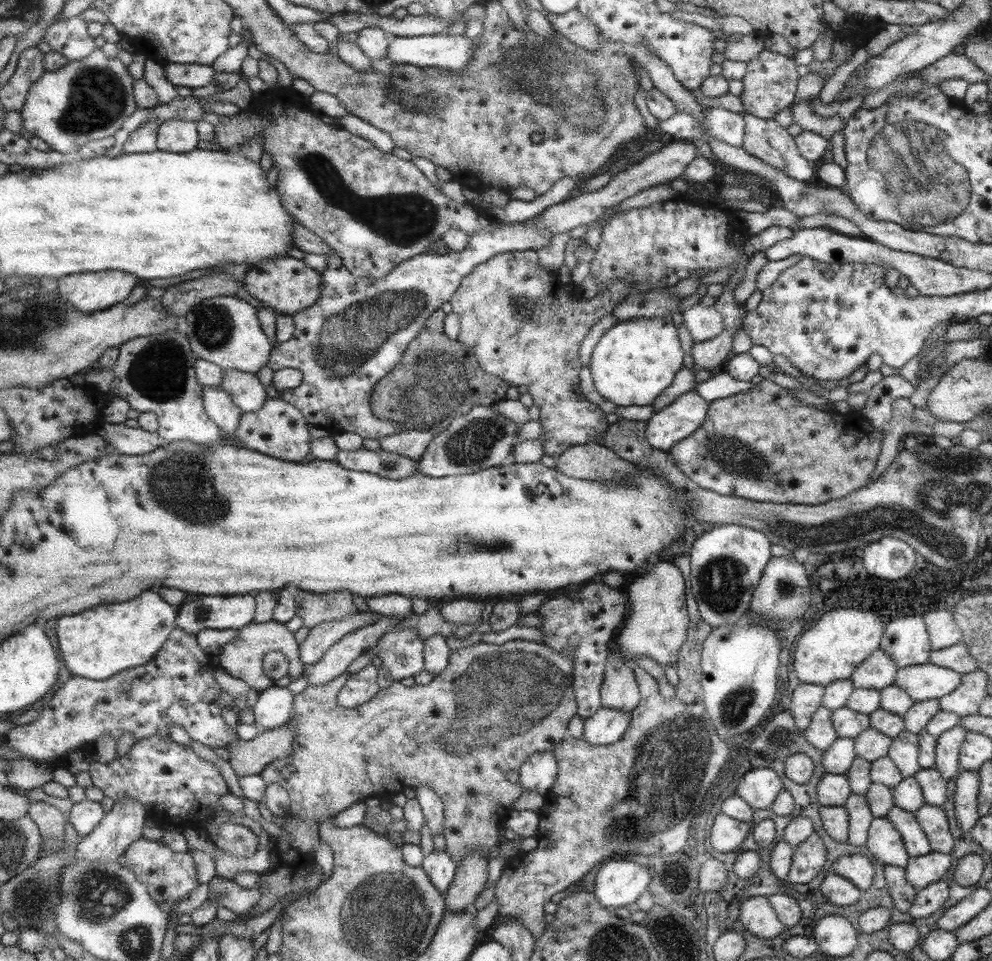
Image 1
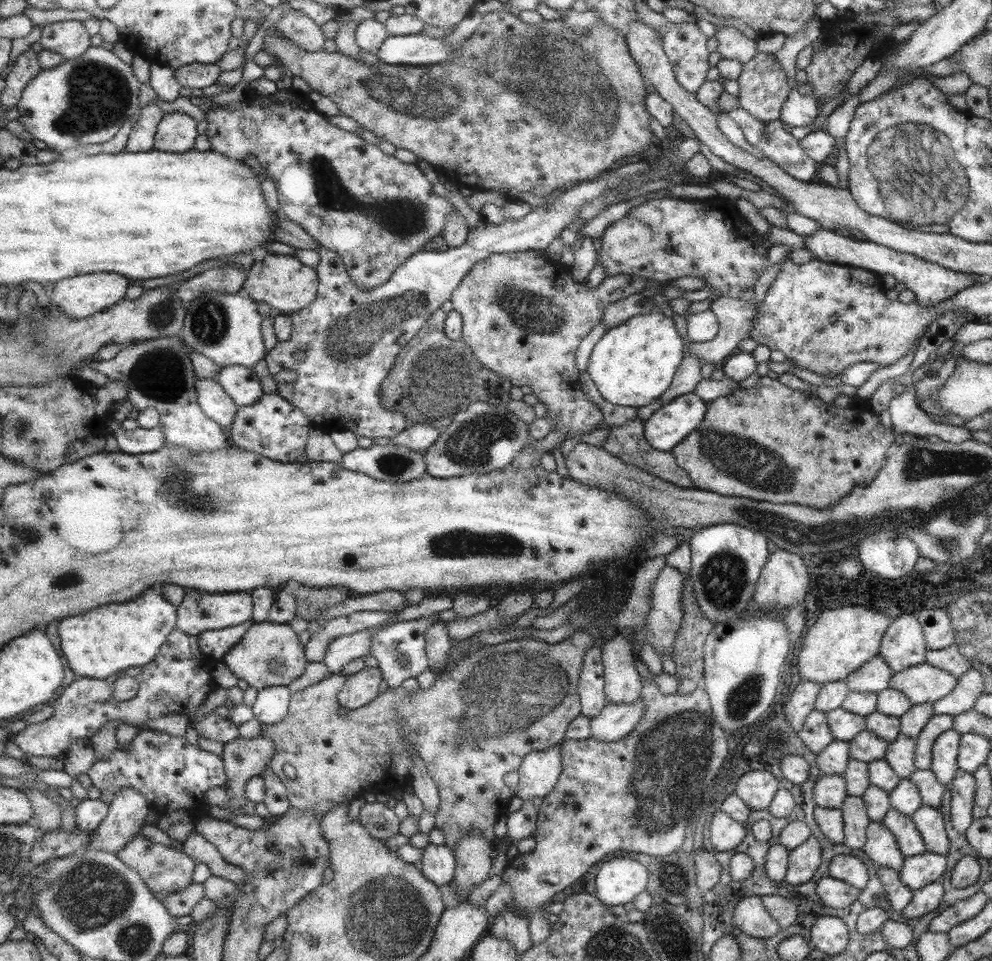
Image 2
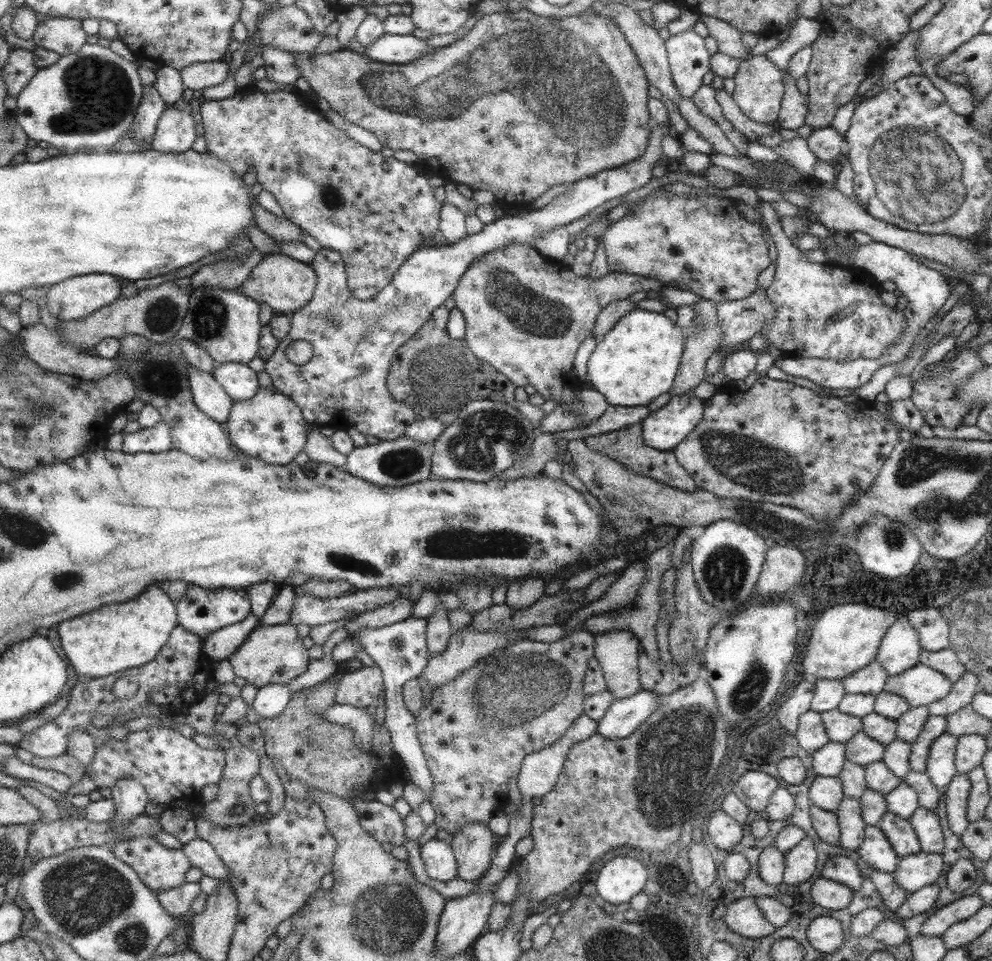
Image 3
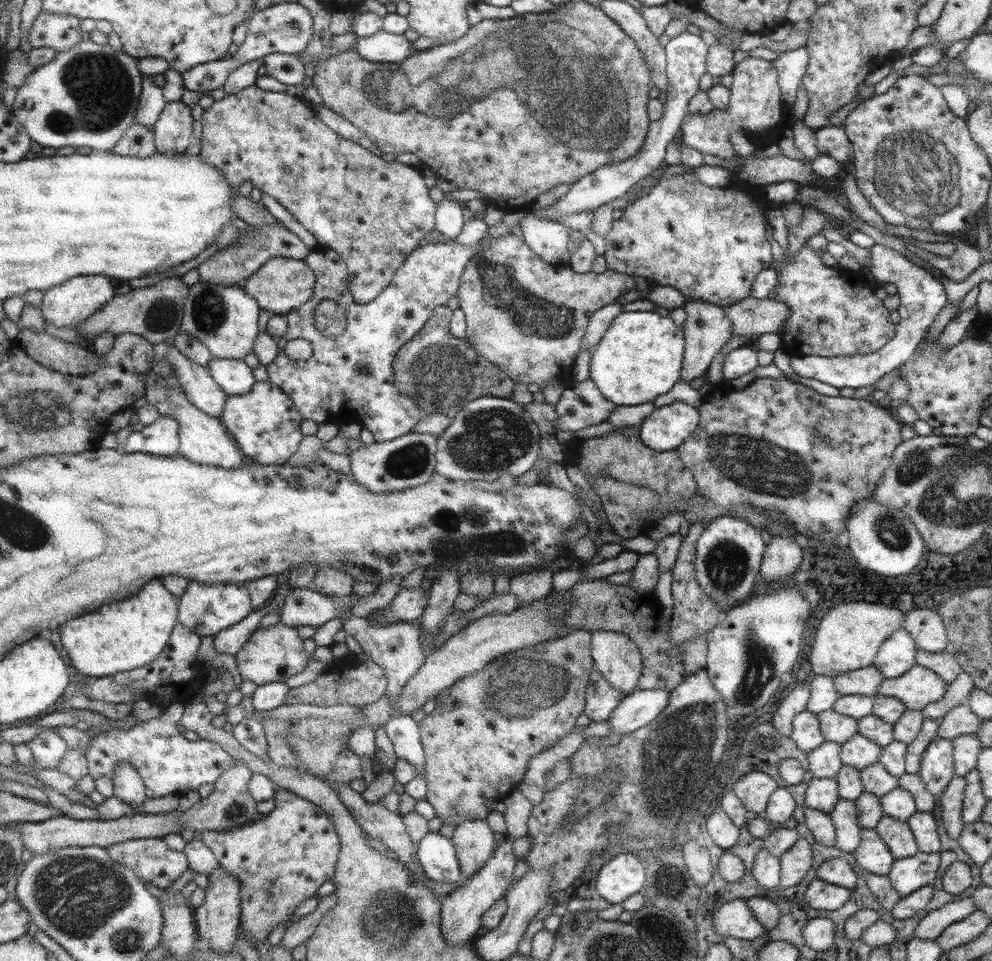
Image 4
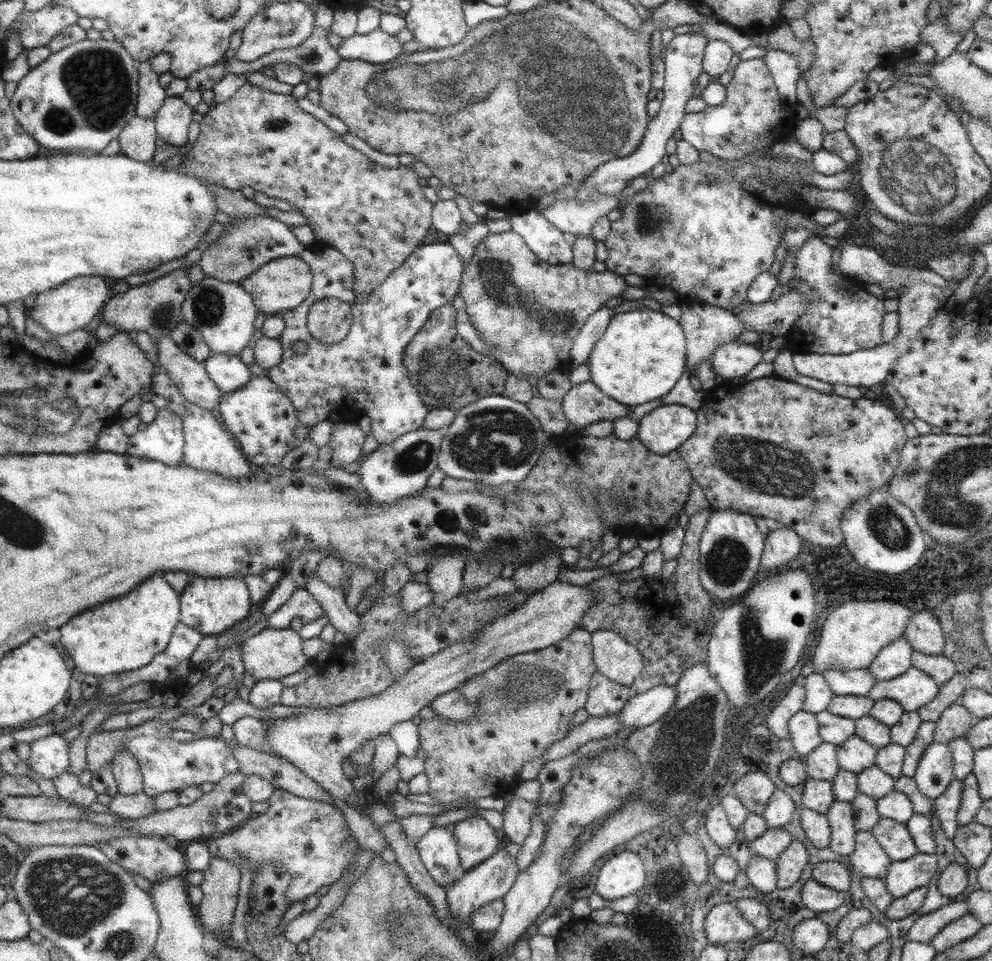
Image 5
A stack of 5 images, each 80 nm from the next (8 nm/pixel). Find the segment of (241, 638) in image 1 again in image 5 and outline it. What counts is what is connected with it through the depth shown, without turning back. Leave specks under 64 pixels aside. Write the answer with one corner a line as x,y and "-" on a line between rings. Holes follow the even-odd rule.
267,627
263,632
252,636
243,642
243,660
247,672
256,681
280,680
281,677
291,676
306,668
310,662
308,655
304,653
304,642
301,635
292,629
281,629

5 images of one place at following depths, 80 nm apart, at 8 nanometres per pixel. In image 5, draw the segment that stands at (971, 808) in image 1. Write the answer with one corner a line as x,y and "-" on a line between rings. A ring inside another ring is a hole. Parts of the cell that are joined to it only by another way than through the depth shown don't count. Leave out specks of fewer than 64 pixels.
954,778
945,792
933,800
932,813
935,813
944,836
949,839
953,839
955,832
958,832
959,826
955,818
957,818
961,791
962,782

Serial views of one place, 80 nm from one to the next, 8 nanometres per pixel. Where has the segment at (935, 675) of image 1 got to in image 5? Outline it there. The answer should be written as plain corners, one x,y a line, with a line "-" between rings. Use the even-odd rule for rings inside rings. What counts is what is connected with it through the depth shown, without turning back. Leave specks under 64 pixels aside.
910,666
899,677
876,681
867,697
873,701
889,698
897,702
904,712
909,712
933,700
937,689
930,676

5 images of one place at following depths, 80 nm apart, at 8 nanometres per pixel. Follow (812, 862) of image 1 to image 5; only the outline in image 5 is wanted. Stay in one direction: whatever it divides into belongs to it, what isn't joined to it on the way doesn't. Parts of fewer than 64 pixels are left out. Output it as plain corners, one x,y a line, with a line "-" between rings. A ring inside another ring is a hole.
792,840
788,848
774,861
776,866
776,888
784,889
795,884
807,864
807,851
801,842

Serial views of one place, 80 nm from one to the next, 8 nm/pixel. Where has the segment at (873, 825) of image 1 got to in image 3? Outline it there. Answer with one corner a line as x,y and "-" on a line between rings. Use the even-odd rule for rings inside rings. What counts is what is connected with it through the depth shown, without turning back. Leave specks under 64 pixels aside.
865,825
863,842
856,852
871,868
879,872
892,873
899,859
885,835
876,826

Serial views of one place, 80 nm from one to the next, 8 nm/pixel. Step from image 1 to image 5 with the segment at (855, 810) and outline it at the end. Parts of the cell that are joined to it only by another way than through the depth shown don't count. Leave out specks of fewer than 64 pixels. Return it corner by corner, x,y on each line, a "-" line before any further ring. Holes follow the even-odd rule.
834,801
825,812
828,826
832,830
832,840
826,847
839,856
848,856
855,848
856,830
853,828
851,804

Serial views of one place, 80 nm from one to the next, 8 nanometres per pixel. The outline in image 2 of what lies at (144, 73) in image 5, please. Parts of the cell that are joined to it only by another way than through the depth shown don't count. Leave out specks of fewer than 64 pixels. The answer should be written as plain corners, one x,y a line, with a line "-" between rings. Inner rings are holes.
155,102
142,108
140,117
134,122
127,151
149,152
155,150
158,126
166,113

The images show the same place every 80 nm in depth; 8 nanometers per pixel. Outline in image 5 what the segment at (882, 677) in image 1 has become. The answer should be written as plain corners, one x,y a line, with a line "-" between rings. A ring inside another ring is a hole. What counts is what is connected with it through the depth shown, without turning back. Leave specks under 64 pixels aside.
833,669
819,673
835,696
867,696
875,684
875,675
868,669

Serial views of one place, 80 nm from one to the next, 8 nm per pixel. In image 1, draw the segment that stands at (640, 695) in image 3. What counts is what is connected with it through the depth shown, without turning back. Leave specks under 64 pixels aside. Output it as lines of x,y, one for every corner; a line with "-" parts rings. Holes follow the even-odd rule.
601,707
584,719
581,739
594,745
613,744
628,729
630,718
630,712

